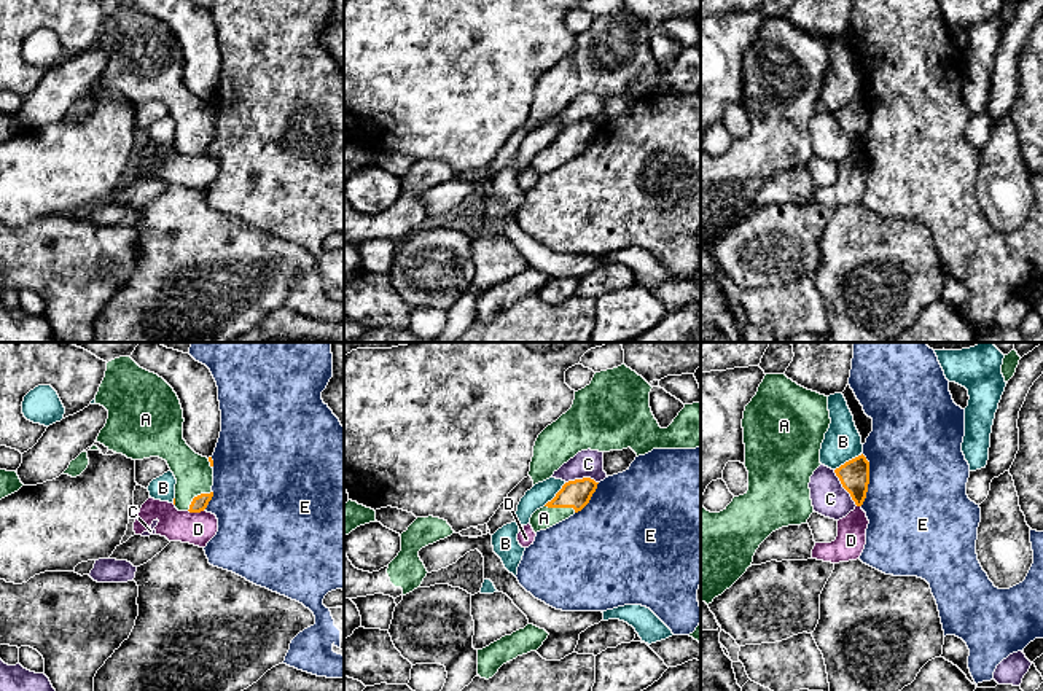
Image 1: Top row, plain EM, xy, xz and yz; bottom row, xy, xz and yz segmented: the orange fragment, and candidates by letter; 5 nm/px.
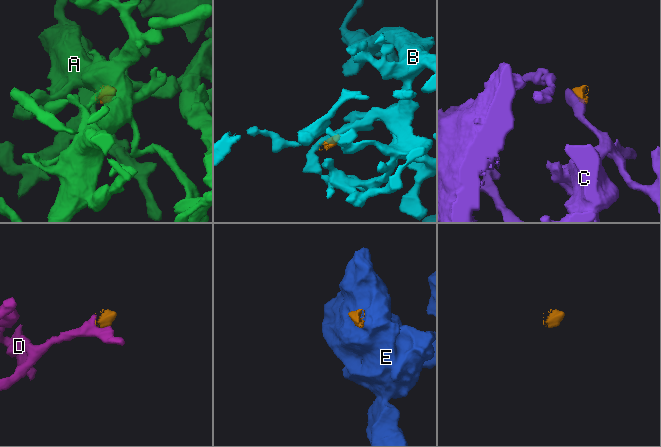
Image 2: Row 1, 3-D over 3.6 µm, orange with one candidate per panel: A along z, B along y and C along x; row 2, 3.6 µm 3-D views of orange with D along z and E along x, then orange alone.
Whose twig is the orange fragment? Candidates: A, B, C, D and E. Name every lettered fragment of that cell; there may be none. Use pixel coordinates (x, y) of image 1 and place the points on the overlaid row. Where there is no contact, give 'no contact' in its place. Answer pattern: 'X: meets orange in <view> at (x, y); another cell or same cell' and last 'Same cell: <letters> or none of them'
A: meets orange in xz at (561, 507); same cell
B: meets orange in yz at (849, 460); another cell
C: meets orange in yz at (843, 486); another cell
D: meets orange in xy at (196, 511); another cell
E: meets orange in yz at (868, 480); another cell
Same cell: A

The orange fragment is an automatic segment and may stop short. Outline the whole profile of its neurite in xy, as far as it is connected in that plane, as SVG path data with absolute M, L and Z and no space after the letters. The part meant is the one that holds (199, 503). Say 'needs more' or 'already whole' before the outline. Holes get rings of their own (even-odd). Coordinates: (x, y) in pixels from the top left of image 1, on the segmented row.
needs more; M119 357L107 363L105 377L96 395L96 404L108 411L105 427L97 443L108 451L132 460L159 457L174 473L178 511L201 513L213 497L213 460L196 454L183 439L183 409L174 388L158 374L140 368L131 357Z

